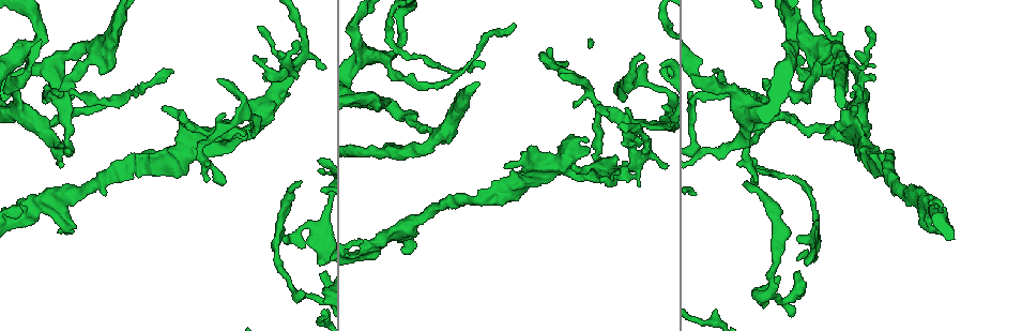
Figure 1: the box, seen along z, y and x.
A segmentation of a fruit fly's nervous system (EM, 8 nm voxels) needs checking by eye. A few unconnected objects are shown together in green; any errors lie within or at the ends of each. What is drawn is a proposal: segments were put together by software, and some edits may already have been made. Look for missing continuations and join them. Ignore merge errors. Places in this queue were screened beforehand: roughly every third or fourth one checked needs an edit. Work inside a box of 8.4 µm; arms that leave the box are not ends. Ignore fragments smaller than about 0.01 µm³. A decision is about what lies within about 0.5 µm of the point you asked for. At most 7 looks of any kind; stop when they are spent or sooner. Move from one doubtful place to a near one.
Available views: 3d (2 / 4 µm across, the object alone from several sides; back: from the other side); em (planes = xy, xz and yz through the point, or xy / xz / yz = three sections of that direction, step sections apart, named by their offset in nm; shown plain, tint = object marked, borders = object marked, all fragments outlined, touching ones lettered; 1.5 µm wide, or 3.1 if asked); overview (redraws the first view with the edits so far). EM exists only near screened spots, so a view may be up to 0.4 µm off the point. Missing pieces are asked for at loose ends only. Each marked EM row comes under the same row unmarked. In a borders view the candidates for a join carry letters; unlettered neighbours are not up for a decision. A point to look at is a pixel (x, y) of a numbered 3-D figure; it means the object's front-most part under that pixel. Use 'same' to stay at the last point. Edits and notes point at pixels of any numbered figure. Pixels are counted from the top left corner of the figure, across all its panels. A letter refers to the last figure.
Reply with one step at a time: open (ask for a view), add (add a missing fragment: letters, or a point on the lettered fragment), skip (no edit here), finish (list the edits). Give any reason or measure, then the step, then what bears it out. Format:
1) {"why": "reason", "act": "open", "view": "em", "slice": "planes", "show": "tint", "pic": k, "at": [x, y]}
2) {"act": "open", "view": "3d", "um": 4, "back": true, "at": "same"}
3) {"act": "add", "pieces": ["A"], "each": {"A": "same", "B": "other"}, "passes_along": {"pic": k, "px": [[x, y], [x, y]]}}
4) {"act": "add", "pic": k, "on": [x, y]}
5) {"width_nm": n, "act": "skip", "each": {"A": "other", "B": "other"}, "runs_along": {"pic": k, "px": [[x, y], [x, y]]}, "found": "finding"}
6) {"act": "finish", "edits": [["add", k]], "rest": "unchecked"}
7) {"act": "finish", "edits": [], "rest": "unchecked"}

{"why": "free end", "act": "open", "view": "em", "slice": "planes", "show": "borders", "pic": 1, "at": [854, 87]}

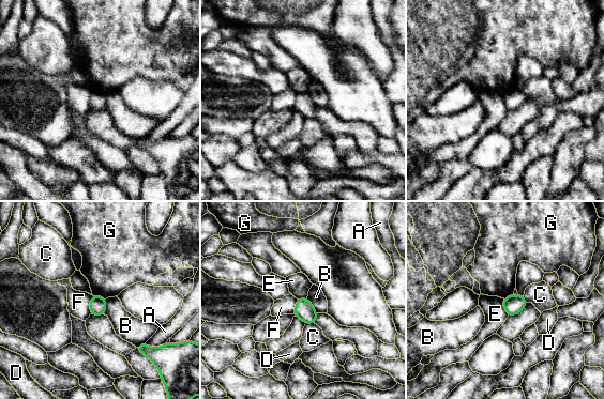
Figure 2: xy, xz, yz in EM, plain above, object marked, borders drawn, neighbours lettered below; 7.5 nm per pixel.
{"act": "skip", "each": {"A": "other", "B": "other", "C": "other", "D": "other", "E": "other", "F": "other", "G": "other"}, "border": {"pic": 2, "px": [[502, 298], [502, 305], [508, 316]]}, "found": "none of them fits"}

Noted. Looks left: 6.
{"why": "end of a long branch", "act": "open", "view": "em", "slice": "xz", "step": 4, "show": "borders", "pic": 1, "at": [644, 56]}

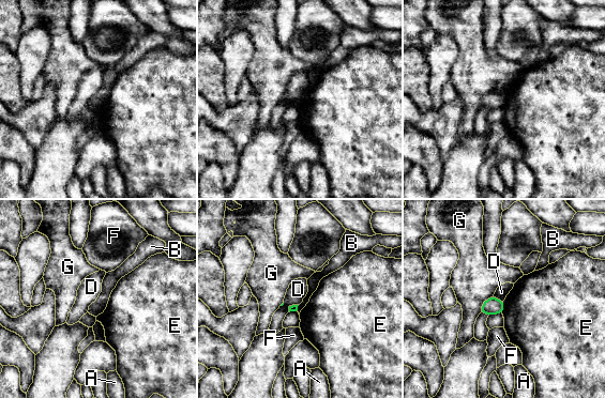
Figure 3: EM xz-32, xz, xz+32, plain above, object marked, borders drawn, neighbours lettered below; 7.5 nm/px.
{"act": "open", "view": "em", "slice": "planes", "show": "borders", "at": "same"}

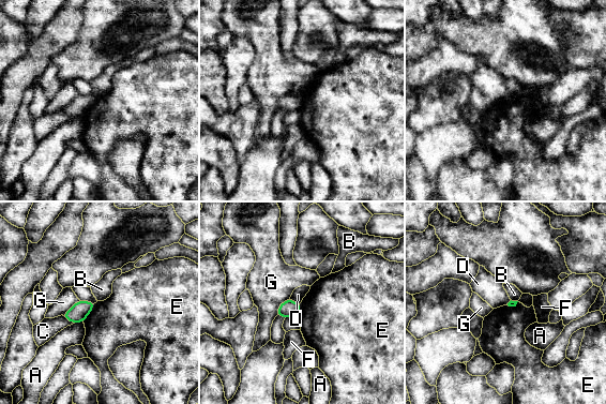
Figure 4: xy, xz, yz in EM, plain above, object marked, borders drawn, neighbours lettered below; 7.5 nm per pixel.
{"longest_contact_nm": ["E", 190], "act": "skip", "each": {"A": "other", "B": "other", "C": "other", "D": "other", "E": "other", "F": "other", "G": "other"}, "border": {"pic": 4, "px": [[96, 302], [82, 322]]}, "found": "none of them fits"}

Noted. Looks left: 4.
{"why": "thin end", "act": "open", "view": "em", "slice": "planes", "show": "borders", "pic": 1, "at": [714, 71]}

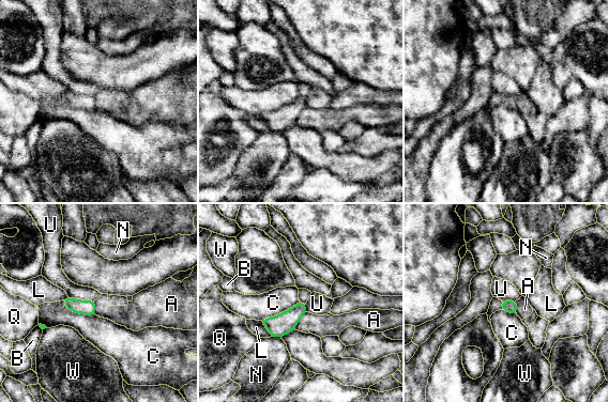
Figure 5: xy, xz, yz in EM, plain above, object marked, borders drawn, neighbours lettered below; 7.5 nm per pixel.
{"width_nm": 90, "act": "skip", "each": {"A": "other", "B": "other", "C": "other", "L": "other", "N": "other", "Q": "other", "U": "other", "W": "other"}, "border": {"pic": 5, "px": [[67, 295], [77, 299], [93, 300]]}, "found": "no lettered fragment goes on from it"}

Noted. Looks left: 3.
{"act": "finish", "edits": [], "rest": "unchecked"}

